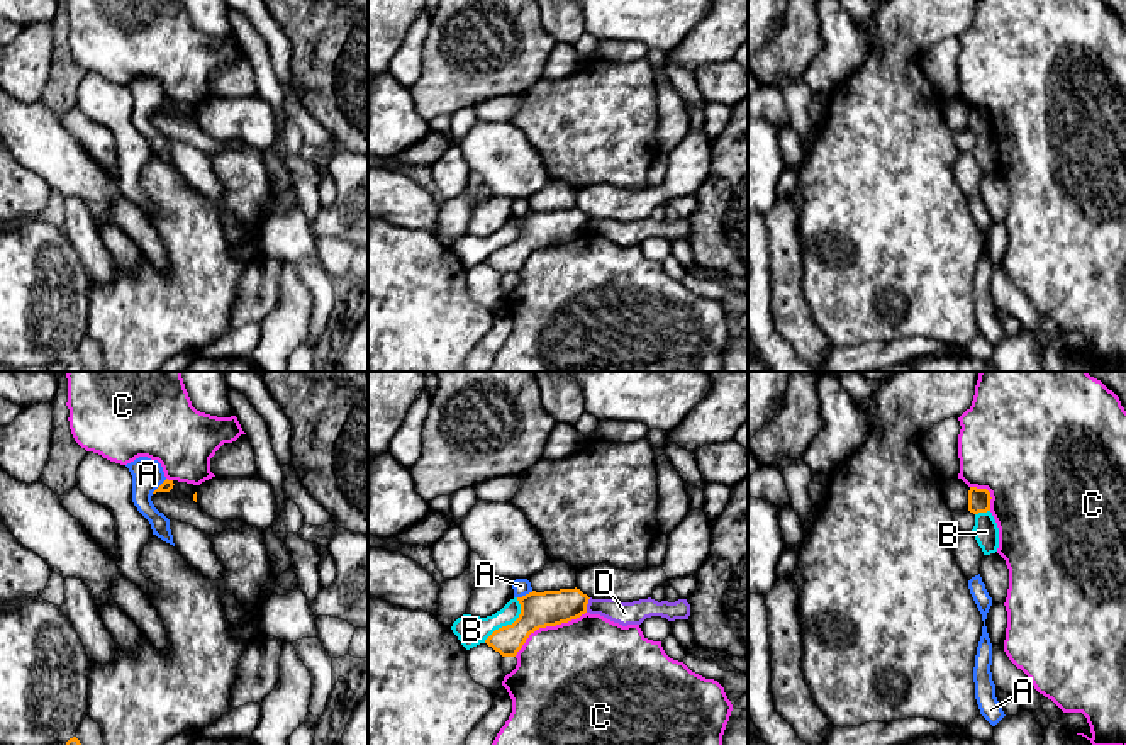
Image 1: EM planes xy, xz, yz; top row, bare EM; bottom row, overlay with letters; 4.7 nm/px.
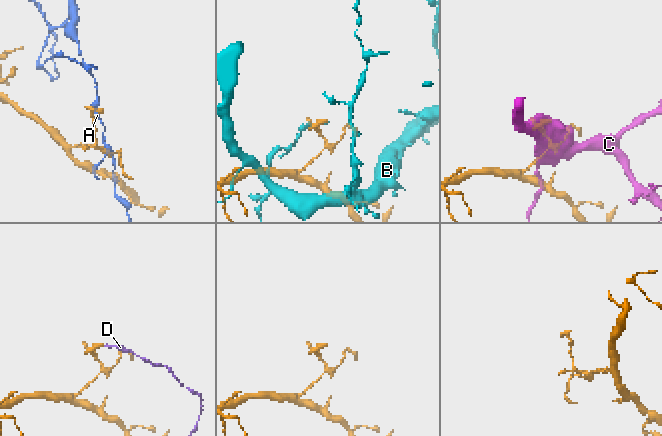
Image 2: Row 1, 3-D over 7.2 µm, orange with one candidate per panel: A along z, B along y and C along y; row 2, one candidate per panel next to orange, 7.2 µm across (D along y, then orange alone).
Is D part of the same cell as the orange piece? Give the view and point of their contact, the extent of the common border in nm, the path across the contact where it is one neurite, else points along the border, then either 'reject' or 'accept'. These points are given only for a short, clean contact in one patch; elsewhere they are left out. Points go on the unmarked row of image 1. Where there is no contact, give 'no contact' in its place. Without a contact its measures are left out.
contact xz (587, 223); length 80 nm; border xz (590, 218), (585, 231); reject

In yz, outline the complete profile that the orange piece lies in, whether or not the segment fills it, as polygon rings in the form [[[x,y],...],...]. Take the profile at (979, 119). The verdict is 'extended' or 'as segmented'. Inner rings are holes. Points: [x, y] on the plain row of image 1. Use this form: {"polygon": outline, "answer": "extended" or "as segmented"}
{"polygon": [[[970,107],[968,110],[968,131],[973,134],[990,131],[990,112],[987,109]]], "answer": "as segmented"}

